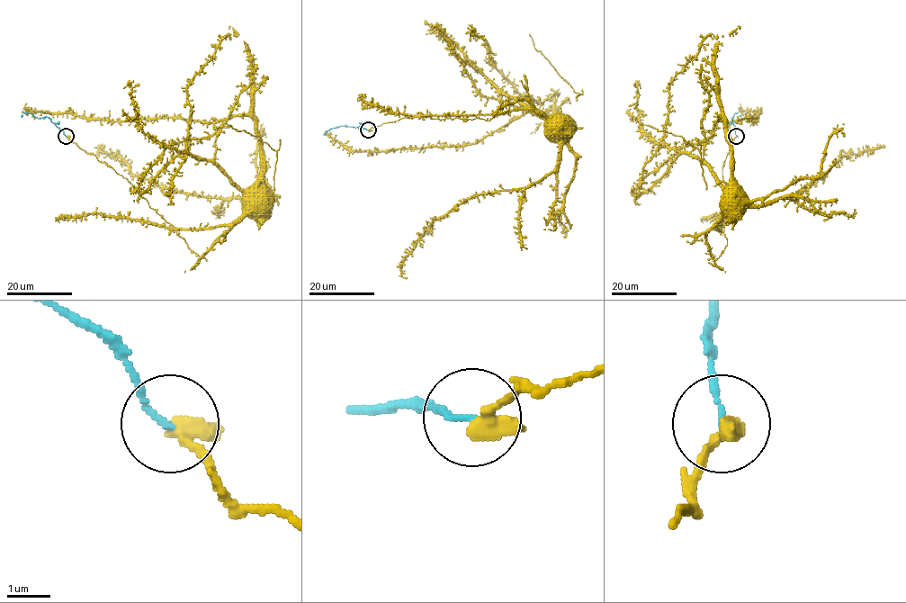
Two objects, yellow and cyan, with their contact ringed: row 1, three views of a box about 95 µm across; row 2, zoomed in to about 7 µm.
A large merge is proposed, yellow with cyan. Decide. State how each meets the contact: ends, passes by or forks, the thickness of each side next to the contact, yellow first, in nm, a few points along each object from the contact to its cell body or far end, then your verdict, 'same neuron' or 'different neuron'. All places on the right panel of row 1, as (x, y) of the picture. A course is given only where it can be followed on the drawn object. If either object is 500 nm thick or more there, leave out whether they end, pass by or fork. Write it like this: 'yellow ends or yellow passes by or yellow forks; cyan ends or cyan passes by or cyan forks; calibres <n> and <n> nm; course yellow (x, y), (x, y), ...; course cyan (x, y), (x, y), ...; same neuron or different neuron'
yellow ends; cyan ends; calibres 480 and 120 nm; course yellow (736, 136), (722, 169), (726, 192), (723, 212), (727, 219), (722, 231), (715, 222), (725, 200); course cyan (736, 136), (731, 118), (738, 112), (740, 117); same neuron

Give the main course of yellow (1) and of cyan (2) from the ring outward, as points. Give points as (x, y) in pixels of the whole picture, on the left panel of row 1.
1: (66, 136), (128, 180), (174, 230), (228, 225), (245, 214), (251, 207), (252, 200)
2: (66, 136), (47, 117), (37, 118), (23, 112), (21, 117)

